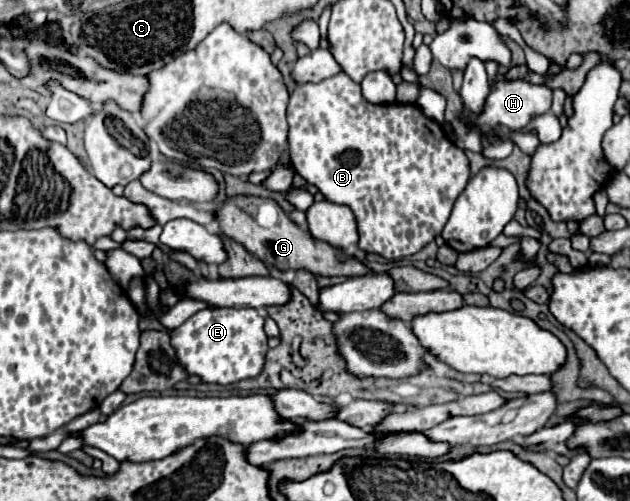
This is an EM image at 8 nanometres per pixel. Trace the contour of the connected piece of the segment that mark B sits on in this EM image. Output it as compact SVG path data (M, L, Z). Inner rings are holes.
M339 72L323 82L317 82L317 84L299 84L289 98L287 122L289 122L289 154L291 154L291 162L293 162L295 170L299 172L299 176L305 178L309 184L317 186L329 202L349 206L357 218L357 224L359 224L359 248L369 254L371 252L381 254L387 260L399 260L399 258L411 256L411 254L419 252L425 244L429 244L437 234L441 234L441 230L451 214L453 202L457 200L457 196L463 192L463 188L469 182L469 160L467 160L465 152L459 146L455 146L447 138L443 128L435 120L427 118L417 104L399 104L399 102L371 104L361 96L361 86L357 82L353 82L345 72Z

